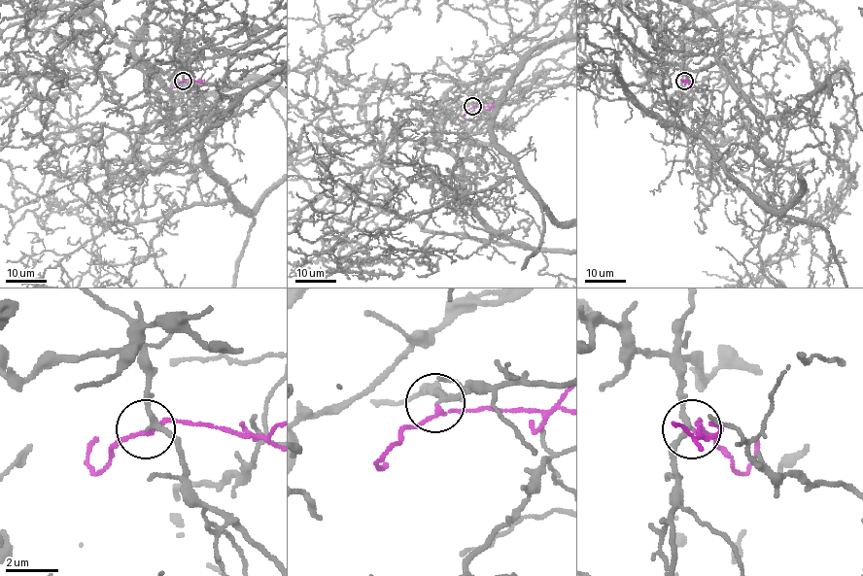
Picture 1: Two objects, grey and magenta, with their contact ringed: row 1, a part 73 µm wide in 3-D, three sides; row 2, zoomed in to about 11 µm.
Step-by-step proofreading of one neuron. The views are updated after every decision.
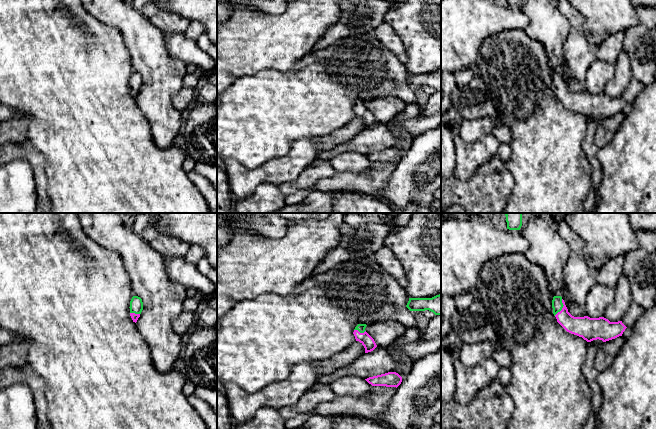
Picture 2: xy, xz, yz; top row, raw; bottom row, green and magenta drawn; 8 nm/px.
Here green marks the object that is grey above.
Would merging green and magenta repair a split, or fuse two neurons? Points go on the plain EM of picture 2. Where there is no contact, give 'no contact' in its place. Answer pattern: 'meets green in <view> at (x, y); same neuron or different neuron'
meets green in yz at (562, 83); same neuron

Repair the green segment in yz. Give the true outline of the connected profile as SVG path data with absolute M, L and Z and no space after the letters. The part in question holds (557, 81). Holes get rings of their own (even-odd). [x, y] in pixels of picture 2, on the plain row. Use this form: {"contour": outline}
{"contour": "M561 72L552 76L553 90L557 98L569 109L582 113L587 118L602 116L603 118L622 112L627 104L622 97L610 98L604 93L574 93L569 88Z"}

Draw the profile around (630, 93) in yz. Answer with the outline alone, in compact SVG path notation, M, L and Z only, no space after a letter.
M632 78L629 85L625 88L621 94L622 99L629 104L633 104L636 97L643 90L644 85L636 79Z

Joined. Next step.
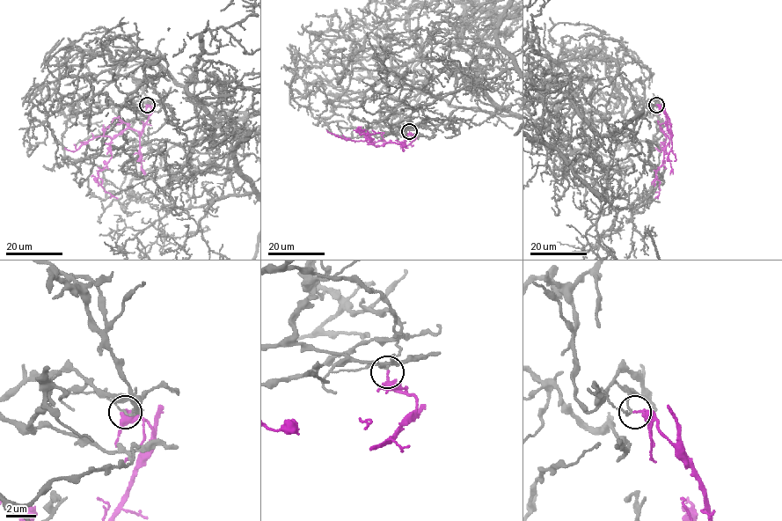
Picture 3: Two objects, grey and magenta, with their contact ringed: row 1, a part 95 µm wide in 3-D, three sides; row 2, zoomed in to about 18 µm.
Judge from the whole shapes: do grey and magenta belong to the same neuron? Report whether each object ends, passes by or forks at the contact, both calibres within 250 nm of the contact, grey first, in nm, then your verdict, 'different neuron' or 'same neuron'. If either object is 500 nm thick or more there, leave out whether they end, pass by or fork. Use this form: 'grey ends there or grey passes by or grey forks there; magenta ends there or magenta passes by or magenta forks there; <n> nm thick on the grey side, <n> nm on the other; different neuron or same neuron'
grey passes by; magenta ends there; 110 nm thick on the grey side, 280 nm on the other; different neuron

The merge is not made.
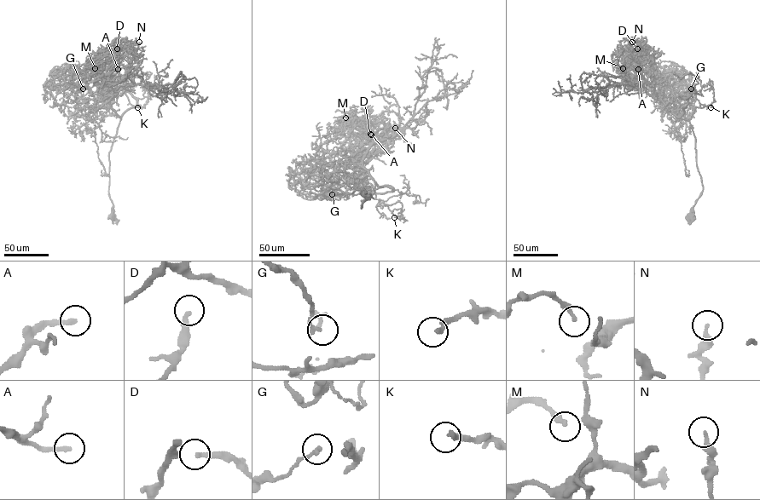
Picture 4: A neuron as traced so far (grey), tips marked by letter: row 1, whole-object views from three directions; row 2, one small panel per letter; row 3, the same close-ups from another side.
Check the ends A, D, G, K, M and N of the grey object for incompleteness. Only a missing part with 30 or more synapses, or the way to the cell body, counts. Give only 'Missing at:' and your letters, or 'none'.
Missing at: A

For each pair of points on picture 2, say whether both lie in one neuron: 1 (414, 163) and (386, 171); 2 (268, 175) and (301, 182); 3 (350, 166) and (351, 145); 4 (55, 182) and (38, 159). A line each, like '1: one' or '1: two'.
1: two
2: two
3: two
4: two

